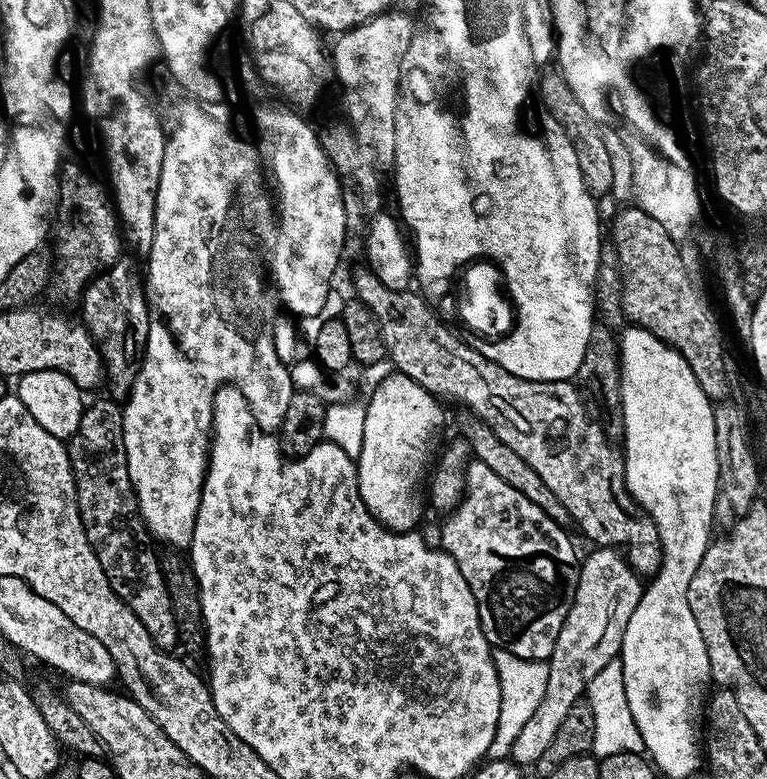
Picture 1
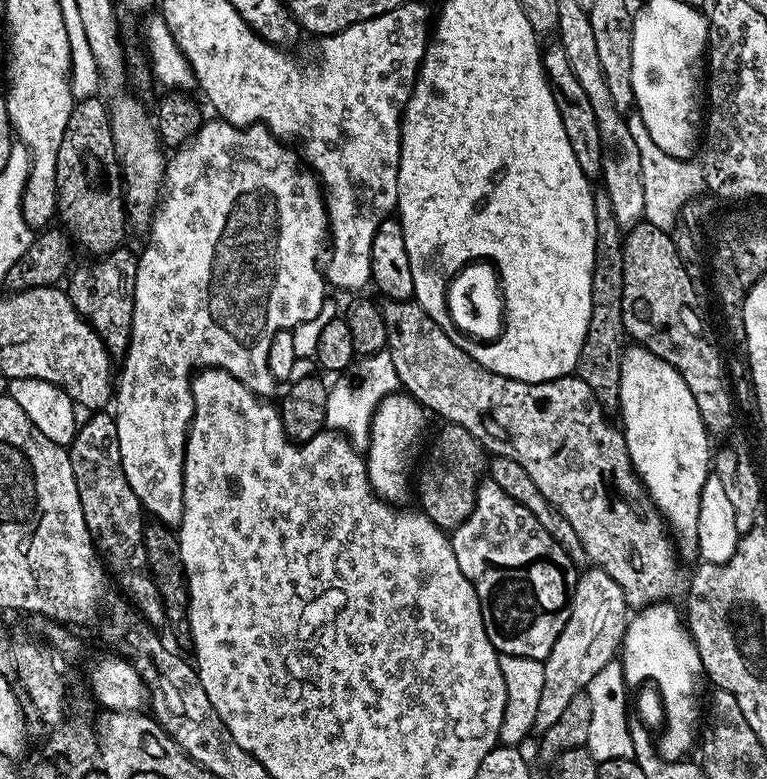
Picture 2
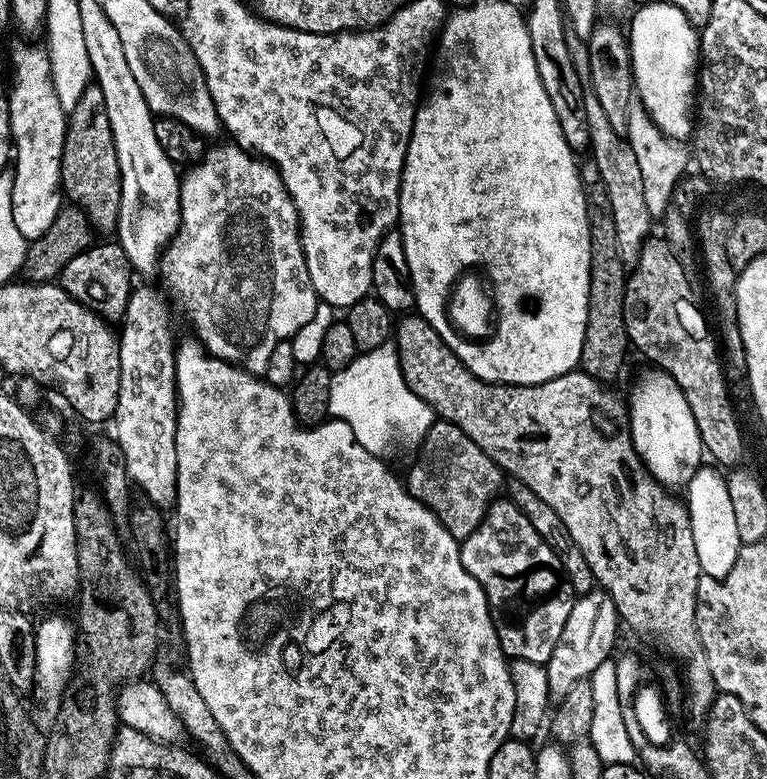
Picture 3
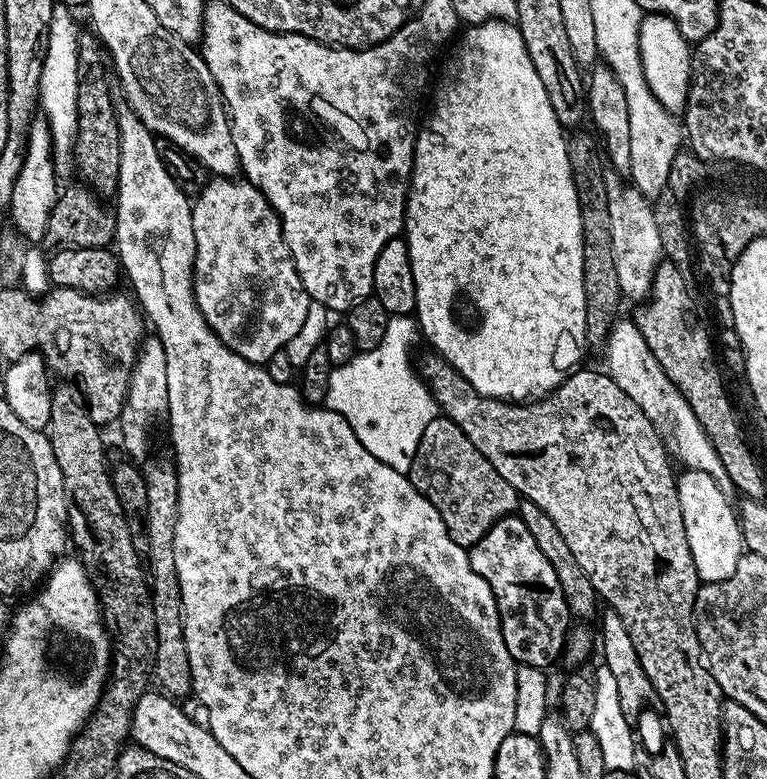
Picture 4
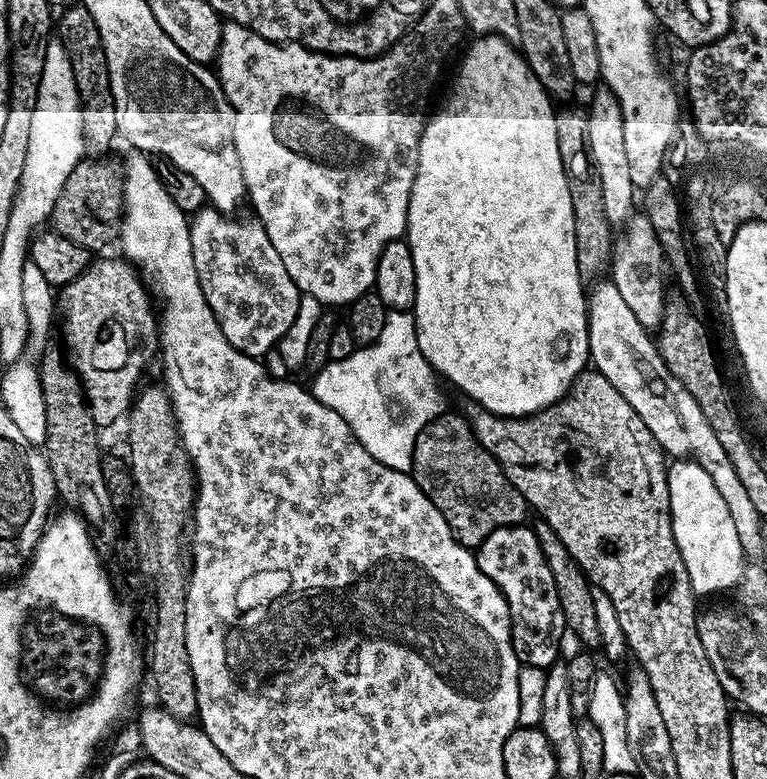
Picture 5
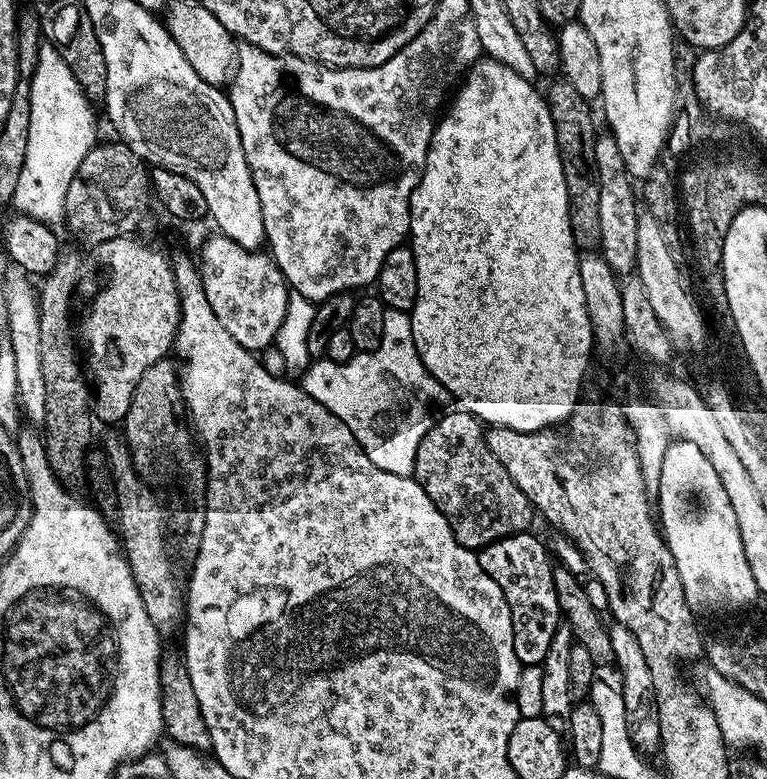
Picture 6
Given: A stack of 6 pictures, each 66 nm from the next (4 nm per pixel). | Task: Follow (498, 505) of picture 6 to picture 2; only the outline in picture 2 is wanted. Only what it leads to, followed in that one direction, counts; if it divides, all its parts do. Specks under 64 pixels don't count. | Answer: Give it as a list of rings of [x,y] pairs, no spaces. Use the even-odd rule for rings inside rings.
[[[445,423],[443,427],[444,429],[433,438],[432,445],[428,448],[428,457],[425,458],[420,473],[418,473],[419,468],[415,473],[414,496],[420,499],[419,511],[428,516],[430,522],[434,522],[445,530],[451,530],[462,522],[466,522],[466,518],[470,518],[470,510],[474,510],[476,488],[480,485],[481,479],[486,472],[486,453],[469,432],[462,430],[462,426]]]

